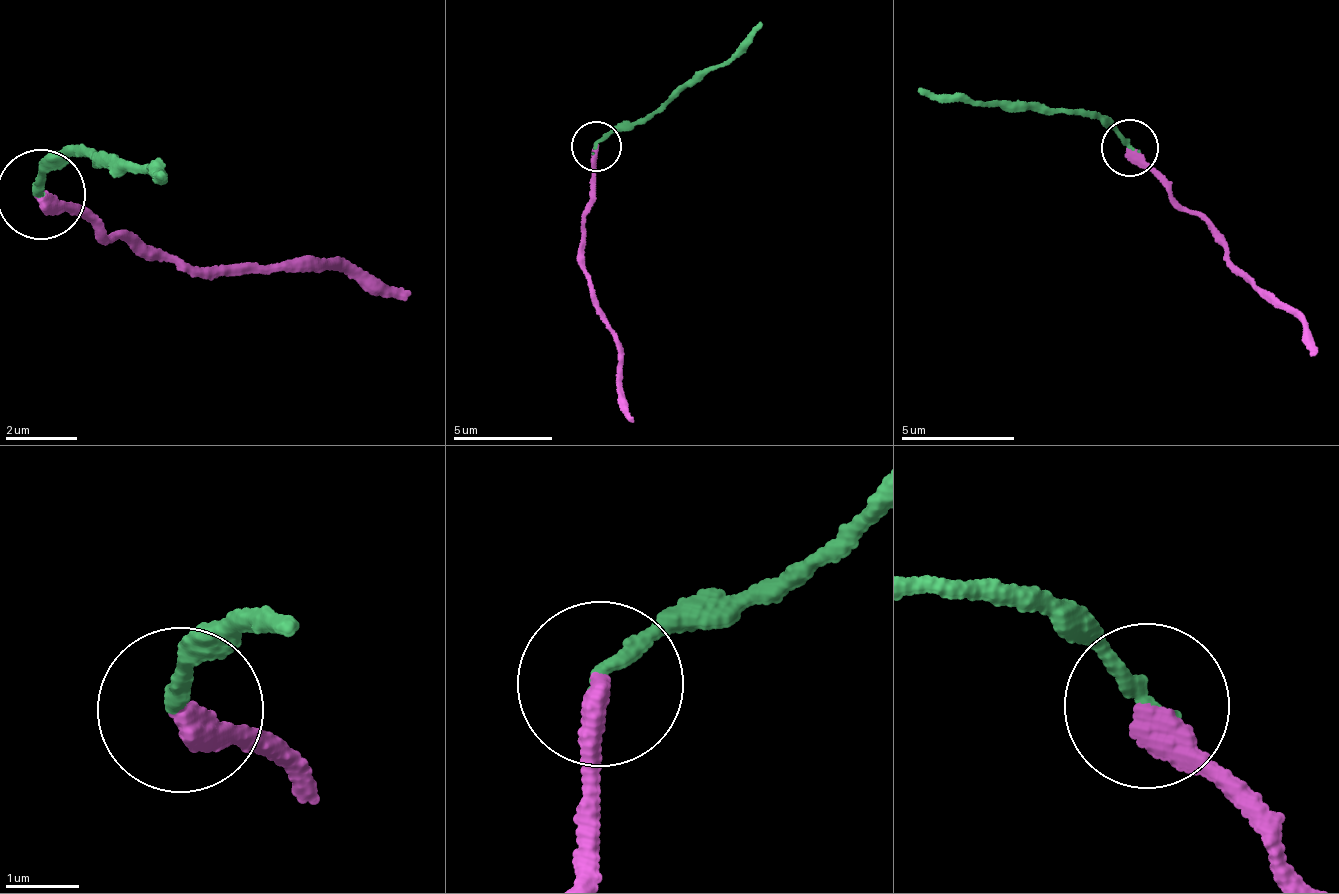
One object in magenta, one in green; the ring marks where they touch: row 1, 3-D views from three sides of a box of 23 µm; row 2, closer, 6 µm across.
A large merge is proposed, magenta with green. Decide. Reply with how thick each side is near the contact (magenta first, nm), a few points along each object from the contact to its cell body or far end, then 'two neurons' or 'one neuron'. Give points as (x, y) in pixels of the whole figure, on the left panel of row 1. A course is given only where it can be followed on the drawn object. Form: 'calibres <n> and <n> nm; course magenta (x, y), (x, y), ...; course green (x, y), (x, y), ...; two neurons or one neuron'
calibres 360 and 170 nm; course magenta (36, 197), (210, 273), (312, 270), (333, 256), (407, 299); course green (36, 197), (90, 151), (124, 174), (165, 176); two neurons

